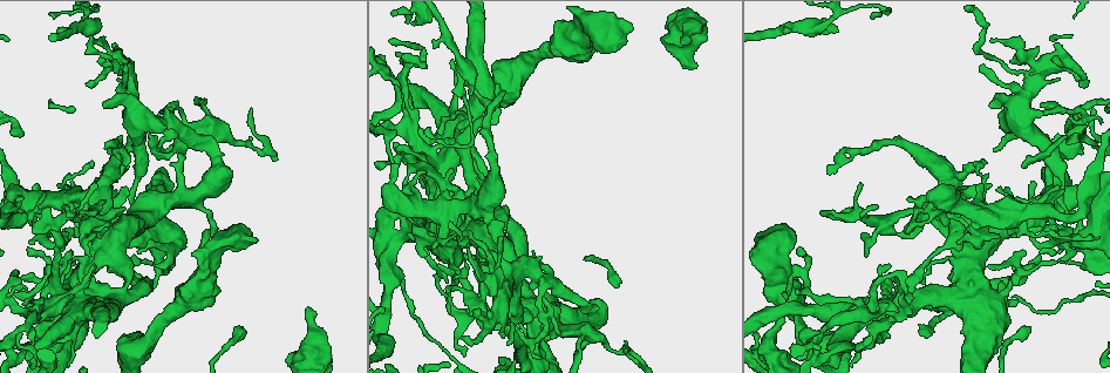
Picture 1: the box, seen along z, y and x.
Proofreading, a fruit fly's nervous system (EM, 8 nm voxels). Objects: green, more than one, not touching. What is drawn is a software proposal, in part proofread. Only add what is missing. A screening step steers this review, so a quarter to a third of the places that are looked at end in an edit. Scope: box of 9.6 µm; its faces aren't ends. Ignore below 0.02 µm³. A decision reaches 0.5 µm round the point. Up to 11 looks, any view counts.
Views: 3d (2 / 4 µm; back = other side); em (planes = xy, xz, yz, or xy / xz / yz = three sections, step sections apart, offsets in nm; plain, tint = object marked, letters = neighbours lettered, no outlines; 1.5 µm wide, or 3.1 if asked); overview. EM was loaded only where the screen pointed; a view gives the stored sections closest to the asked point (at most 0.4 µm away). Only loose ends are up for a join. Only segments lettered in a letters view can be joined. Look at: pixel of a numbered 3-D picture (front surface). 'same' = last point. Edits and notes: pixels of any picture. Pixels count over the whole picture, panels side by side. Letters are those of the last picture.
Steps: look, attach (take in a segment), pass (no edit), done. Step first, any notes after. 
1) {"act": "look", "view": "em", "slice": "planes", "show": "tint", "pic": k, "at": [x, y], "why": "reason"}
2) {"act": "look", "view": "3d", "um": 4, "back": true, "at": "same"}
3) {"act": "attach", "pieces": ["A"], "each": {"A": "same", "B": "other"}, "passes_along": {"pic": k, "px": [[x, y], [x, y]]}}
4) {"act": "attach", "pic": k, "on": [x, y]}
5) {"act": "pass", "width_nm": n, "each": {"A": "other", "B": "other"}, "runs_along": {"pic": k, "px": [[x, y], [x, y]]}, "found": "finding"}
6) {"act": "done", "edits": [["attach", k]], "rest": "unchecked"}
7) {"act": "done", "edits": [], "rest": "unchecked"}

{"act": "look", "view": "em", "slice": "planes", "show": "tint", "pic": 1, "at": [631, 30]}

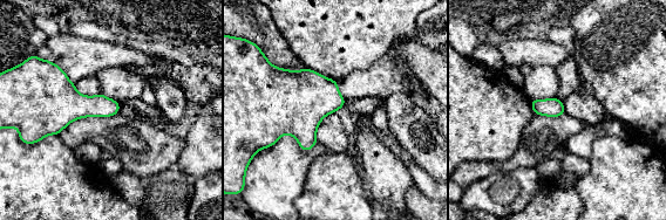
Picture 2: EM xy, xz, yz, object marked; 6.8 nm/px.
{"act": "look", "view": "em", "slice": "planes", "show": "letters", "at": "same"}

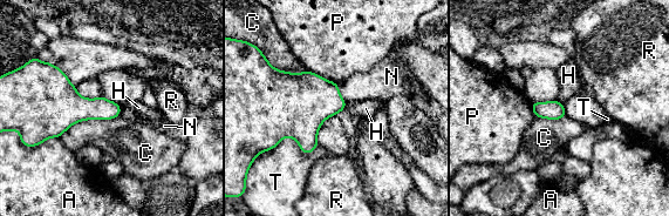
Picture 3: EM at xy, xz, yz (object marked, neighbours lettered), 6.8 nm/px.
{"act": "pass", "each": {"A": "other", "C": "other", "H": "other", "N": "other", "P": "other", "R": "other", "T": "other"}, "border": {"pic": 3, "px": [[118, 115], [74, 122], [59, 137]]}, "found": "no lettered segment goes on from it"}

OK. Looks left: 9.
{"act": "look", "view": "3d", "um": 2, "pic": 1, "at": [468, 93], "why": "free end"}

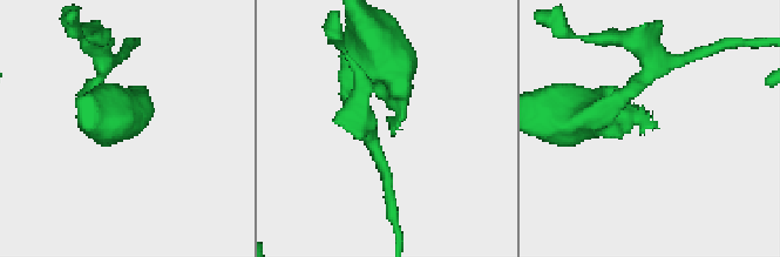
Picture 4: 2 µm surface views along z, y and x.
{"act": "look", "view": "em", "slice": "xz", "step": 4, "show": "tint", "pic": 4, "at": [393, 129]}

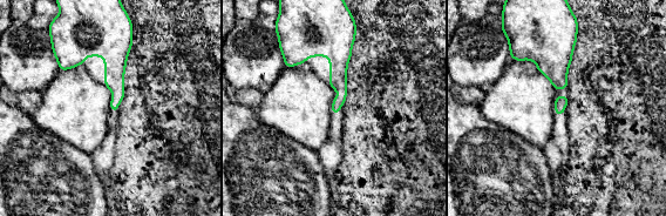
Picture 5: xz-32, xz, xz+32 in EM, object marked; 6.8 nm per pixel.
{"act": "look", "view": "em", "slice": "planes", "show": "letters", "at": "same"}

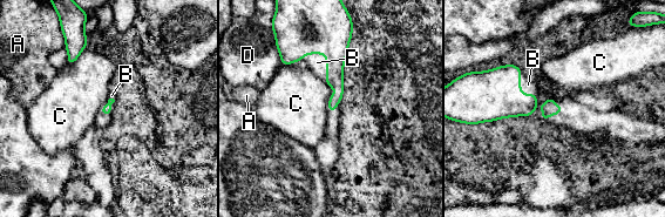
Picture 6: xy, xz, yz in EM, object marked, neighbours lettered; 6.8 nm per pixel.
{"act": "attach", "pieces": ["B"], "each": {"A": "other", "B": "same", "C": "other", "D": "other"}, "passes_along": {"pic": 6, "px": [[317, 24], [326, 59], [317, 62]]}, "found": "the cell continues"}

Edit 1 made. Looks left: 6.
{"act": "look", "view": "overview"}

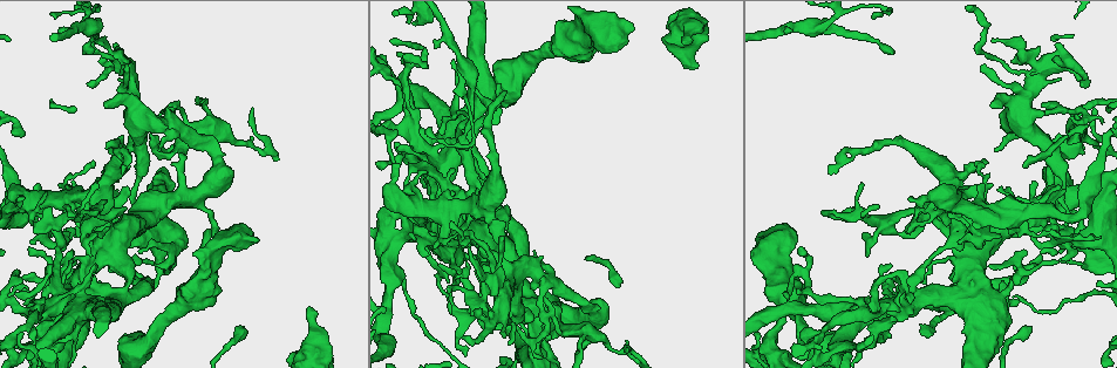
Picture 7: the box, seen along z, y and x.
{"act": "look", "view": "em", "slice": "yz", "step": 4, "show": "letters", "pic": 7, "at": [865, 348], "why": "an open end"}

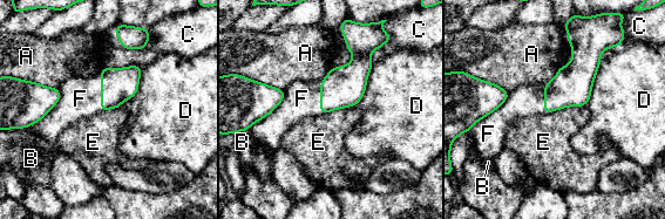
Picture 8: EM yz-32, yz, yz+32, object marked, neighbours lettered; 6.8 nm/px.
{"act": "look", "view": "em", "slice": "planes", "show": "letters", "at": "same"}

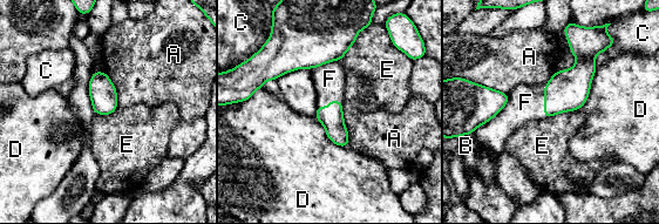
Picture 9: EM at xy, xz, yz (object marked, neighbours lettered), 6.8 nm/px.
{"act": "attach", "pieces": ["F"], "each": {"A": "other", "B": "other", "C": "other", "D": "other", "E": "other", "F": "same"}, "found": "it goes on there"}

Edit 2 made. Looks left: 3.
{"act": "done", "edits": [["attach", 6], ["attach", 9]], "rest": "unchecked"}

